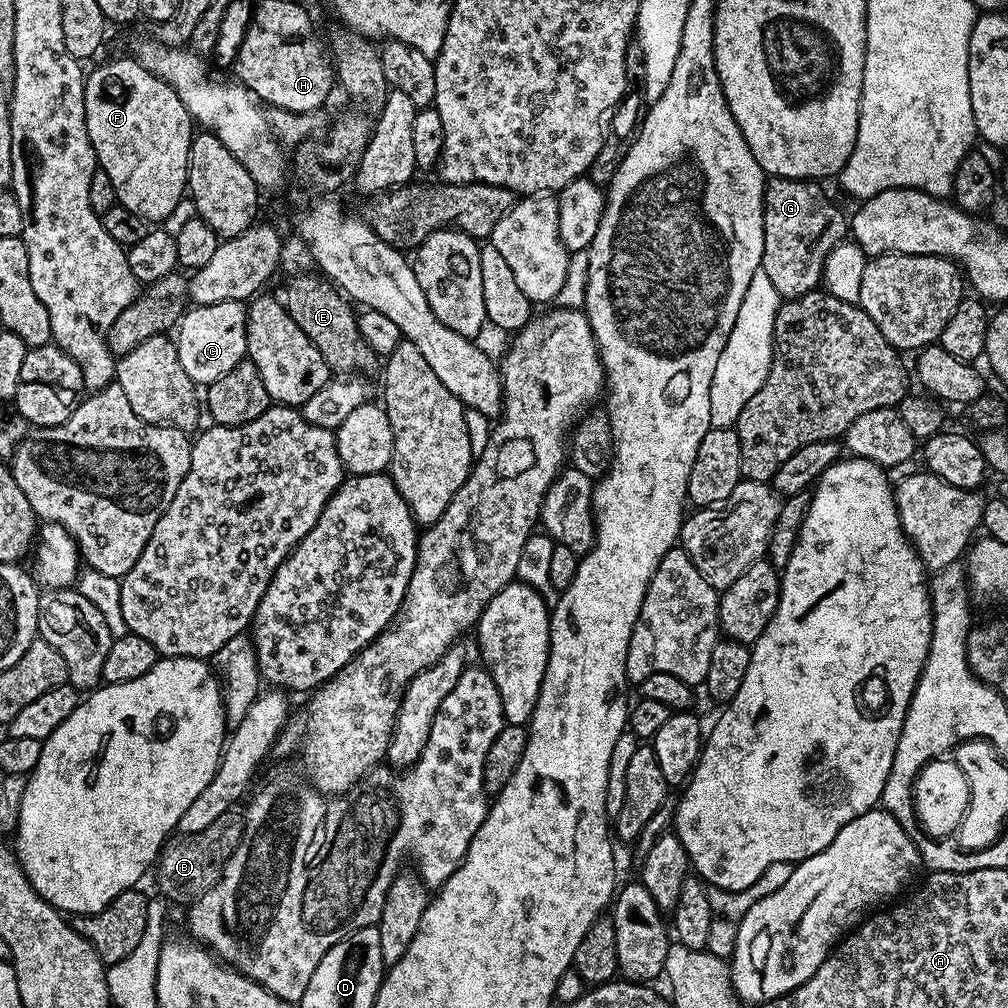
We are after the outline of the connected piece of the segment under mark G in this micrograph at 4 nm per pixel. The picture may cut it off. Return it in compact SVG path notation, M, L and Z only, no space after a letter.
M773 176L764 186L764 249L760 267L774 285L774 290L784 300L793 300L807 292L817 291L824 279L824 263L834 250L849 235L850 220L844 212L820 189L815 180L795 180L785 176Z

